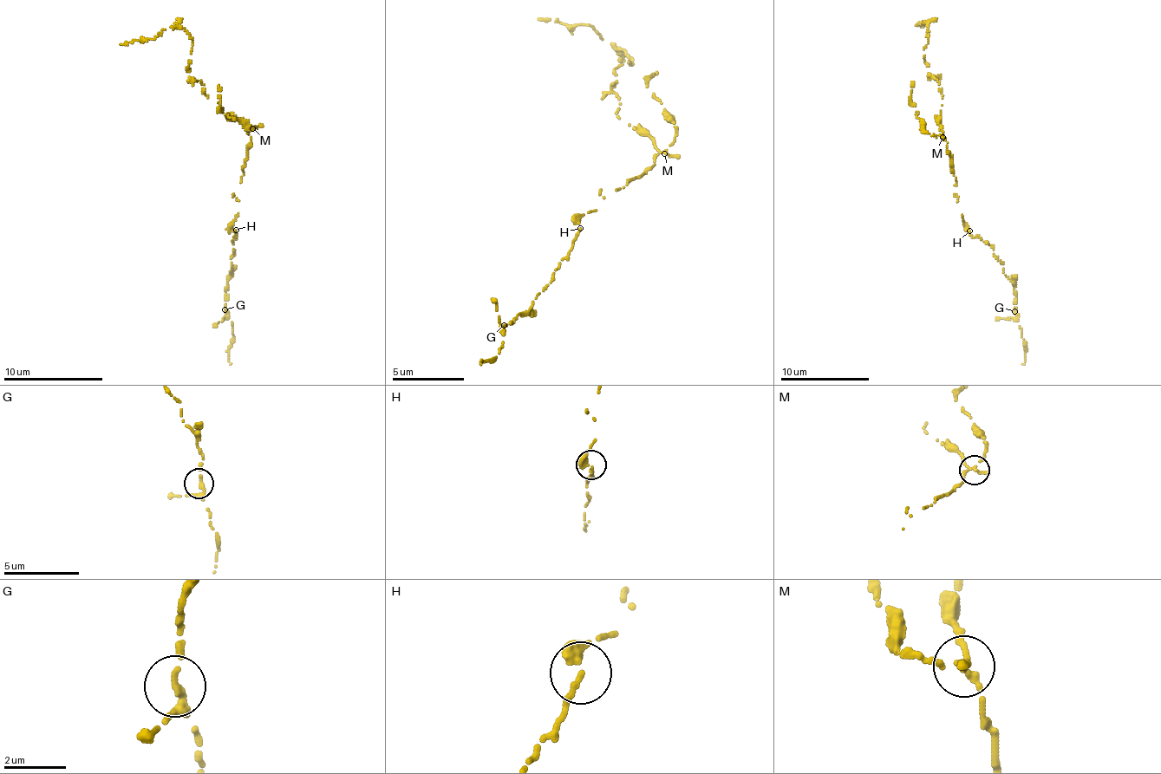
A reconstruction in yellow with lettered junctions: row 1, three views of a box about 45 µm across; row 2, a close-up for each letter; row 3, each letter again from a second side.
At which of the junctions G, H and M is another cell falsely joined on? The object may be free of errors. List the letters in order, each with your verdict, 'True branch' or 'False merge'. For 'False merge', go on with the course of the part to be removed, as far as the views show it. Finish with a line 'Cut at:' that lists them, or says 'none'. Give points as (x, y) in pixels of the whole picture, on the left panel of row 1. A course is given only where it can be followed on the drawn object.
G: True branch
H: True branch
M: False merge. Course of the part to remove: (251, 129), (227, 118), (204, 84), (193, 80), (192, 38), (181, 29), (120, 44)
Cut at: M

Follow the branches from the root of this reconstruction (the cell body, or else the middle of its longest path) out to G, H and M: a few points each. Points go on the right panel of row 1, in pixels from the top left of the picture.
G: (950, 164), (963, 224), (1003, 264), (1016, 295), (1014, 311)
H: (950, 164), (950, 172), (955, 178), (954, 185), (963, 224), (969, 230)
M: (950, 164), (948, 142), (942, 137)

